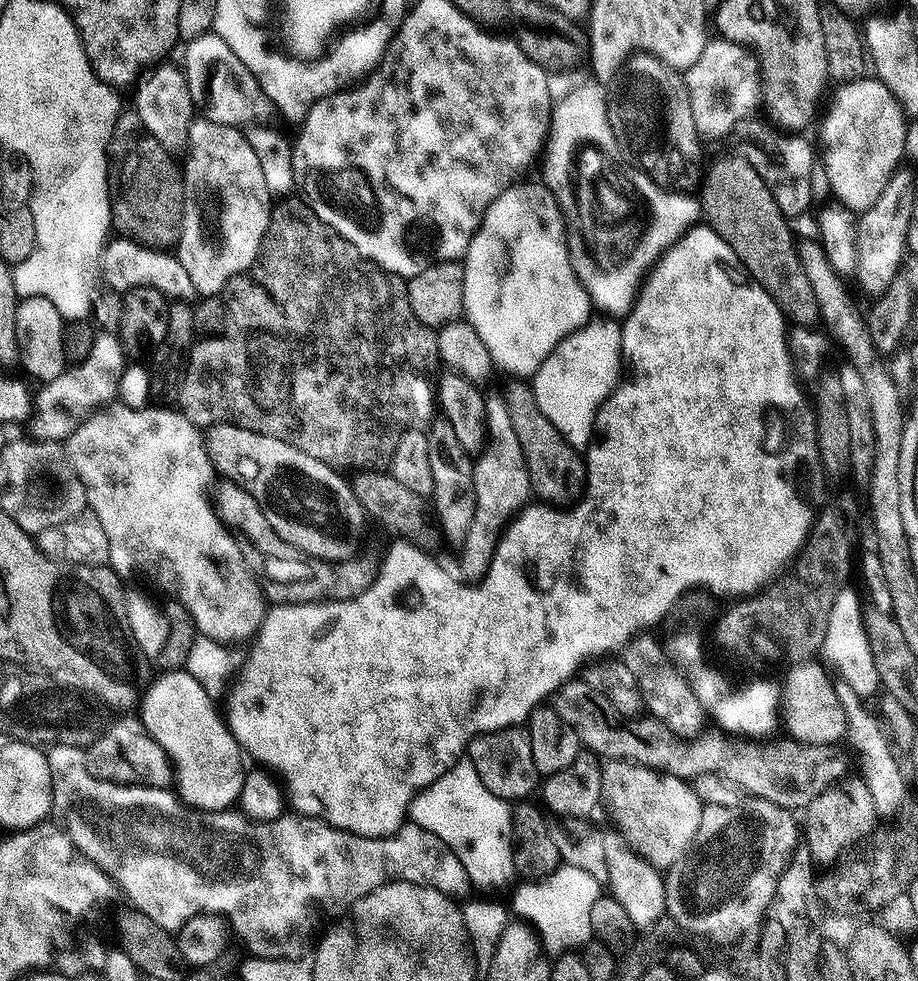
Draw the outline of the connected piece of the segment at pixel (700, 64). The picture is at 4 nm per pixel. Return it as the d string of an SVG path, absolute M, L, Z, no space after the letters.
M723 38L709 39L704 45L698 62L684 73L684 85L694 114L694 126L701 137L731 137L734 126L749 119L762 100L760 87L760 62L755 52L743 44Z

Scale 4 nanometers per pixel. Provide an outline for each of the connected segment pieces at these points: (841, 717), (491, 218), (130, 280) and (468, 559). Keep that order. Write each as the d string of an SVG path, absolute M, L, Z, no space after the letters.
M813 658L791 665L787 670L780 693L780 711L786 717L787 735L802 744L839 745L839 740L845 739L847 718L838 702L833 677L828 677L829 669L819 659Z
M513 182L502 194L498 194L498 198L494 198L463 258L463 319L478 330L478 338L482 338L486 350L490 350L490 358L499 371L501 368L509 372L512 378L531 378L558 342L593 319L594 305L574 274L574 266L570 266L564 215L554 194L543 182L520 183Z
M112 238L104 246L98 268L104 271L105 282L117 294L129 292L132 288L153 288L176 302L192 302L198 296L194 290L194 282L190 282L182 262L168 250L148 248L125 238Z
M488 392L484 397L486 418L484 425L488 435L484 441L482 454L475 457L472 473L474 474L474 518L466 538L459 547L460 572L465 581L479 581L486 574L496 552L500 534L508 527L513 516L529 503L532 496L530 478L526 470L526 458L522 458L522 446L518 434L514 434L514 422L510 418L508 403L503 395Z

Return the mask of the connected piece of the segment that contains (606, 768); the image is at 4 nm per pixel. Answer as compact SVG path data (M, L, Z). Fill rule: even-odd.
M608 760L601 767L602 774L602 797L603 807L608 807L612 815L615 831L623 836L624 841L636 851L650 866L661 870L672 868L688 853L688 849L696 840L698 826L702 826L702 814L704 813L705 801L700 801L698 793L692 789L693 785L687 780L679 780L665 772L656 772L641 764L631 764L629 760Z

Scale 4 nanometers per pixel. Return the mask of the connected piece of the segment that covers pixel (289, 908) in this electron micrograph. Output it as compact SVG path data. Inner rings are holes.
M53 744L47 749L47 758L50 766L50 778L52 779L52 810L51 815L55 817L65 834L72 840L72 844L87 858L93 860L110 879L115 880L117 889L128 895L128 900L135 911L146 914L159 928L169 934L175 934L187 920L198 914L215 914L223 916L228 921L228 926L233 937L236 936L248 947L248 952L260 960L299 960L305 955L308 948L308 939L312 931L319 924L327 925L337 918L345 915L352 905L357 904L366 894L378 890L383 884L393 884L396 880L410 882L418 886L426 886L438 890L442 894L453 898L467 897L473 891L470 878L458 862L456 855L445 846L434 834L422 830L417 824L408 822L404 827L399 828L393 836L382 838L366 838L353 832L347 832L341 828L335 828L326 823L325 820L315 820L309 816L298 816L285 814L276 820L263 822L250 822L248 817L239 810L227 811L200 811L194 807L188 807L175 791L166 788L148 788L144 784L115 784L112 780L103 780L101 776L93 776L87 763L86 756L81 749L74 746L62 746Z

